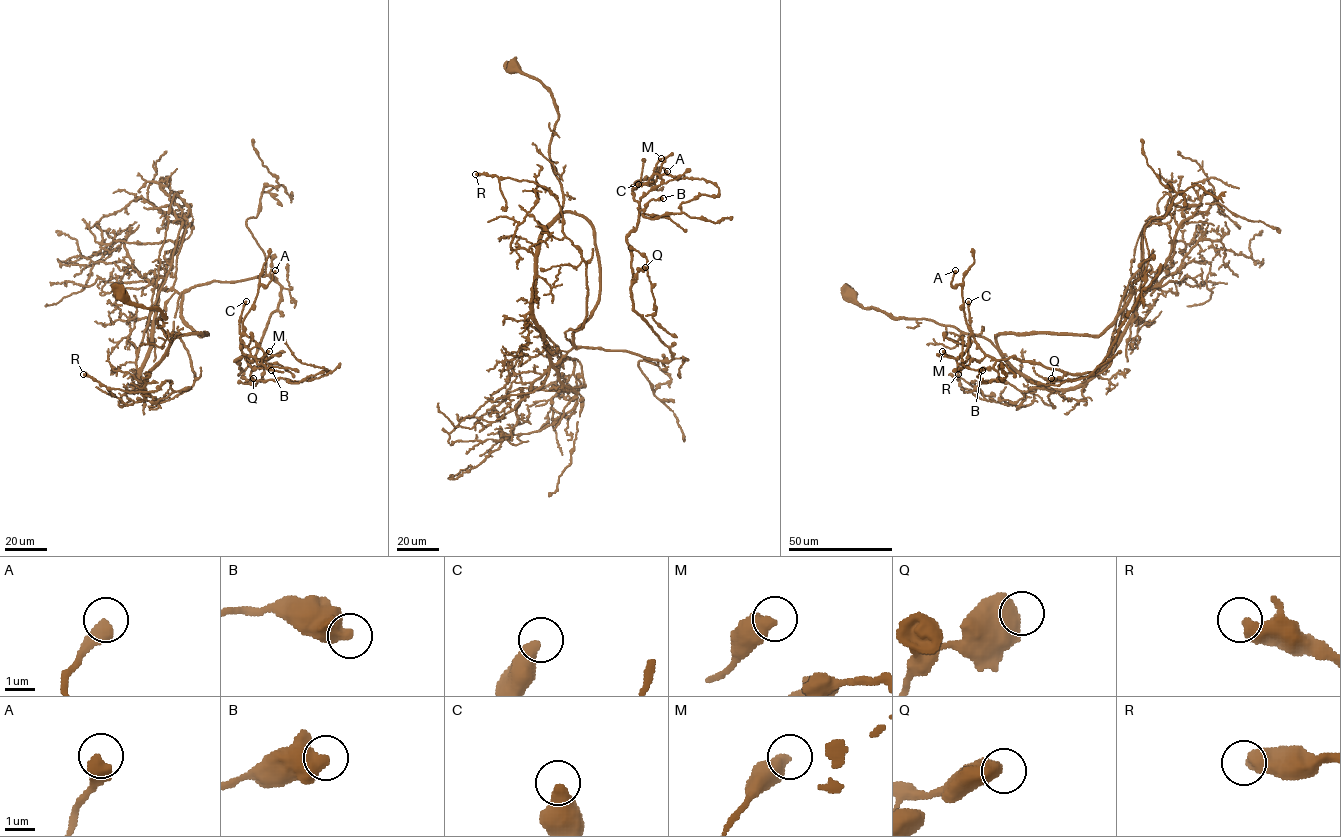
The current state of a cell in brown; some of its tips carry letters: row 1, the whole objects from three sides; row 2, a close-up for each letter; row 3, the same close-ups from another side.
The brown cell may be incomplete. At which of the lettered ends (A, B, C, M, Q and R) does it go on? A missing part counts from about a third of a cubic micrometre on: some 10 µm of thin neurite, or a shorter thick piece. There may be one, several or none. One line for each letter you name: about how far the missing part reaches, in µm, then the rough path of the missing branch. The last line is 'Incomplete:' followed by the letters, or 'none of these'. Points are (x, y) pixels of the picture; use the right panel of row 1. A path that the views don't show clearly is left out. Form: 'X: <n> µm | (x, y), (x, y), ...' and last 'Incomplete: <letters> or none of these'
Incomplete: none of these

